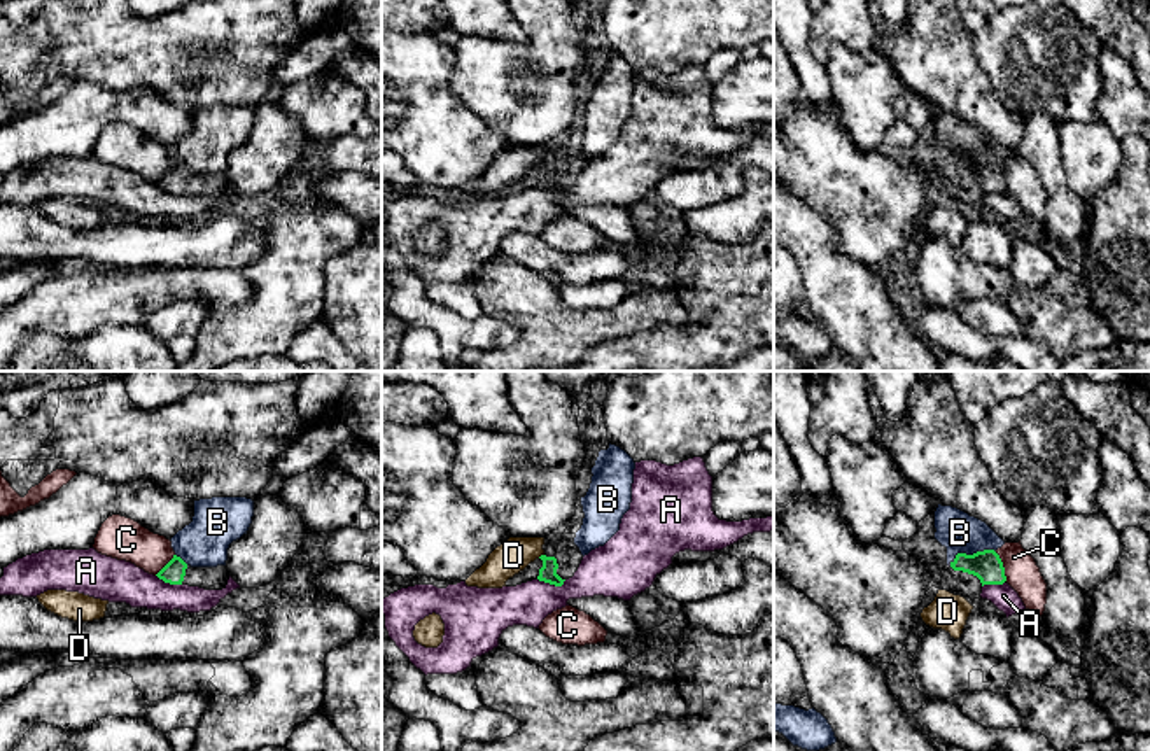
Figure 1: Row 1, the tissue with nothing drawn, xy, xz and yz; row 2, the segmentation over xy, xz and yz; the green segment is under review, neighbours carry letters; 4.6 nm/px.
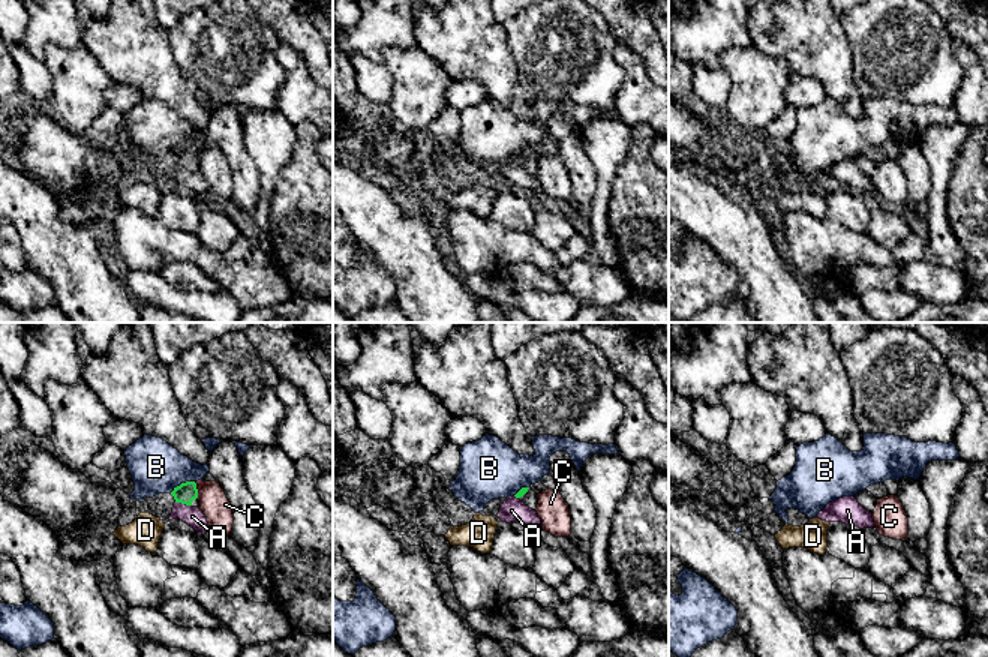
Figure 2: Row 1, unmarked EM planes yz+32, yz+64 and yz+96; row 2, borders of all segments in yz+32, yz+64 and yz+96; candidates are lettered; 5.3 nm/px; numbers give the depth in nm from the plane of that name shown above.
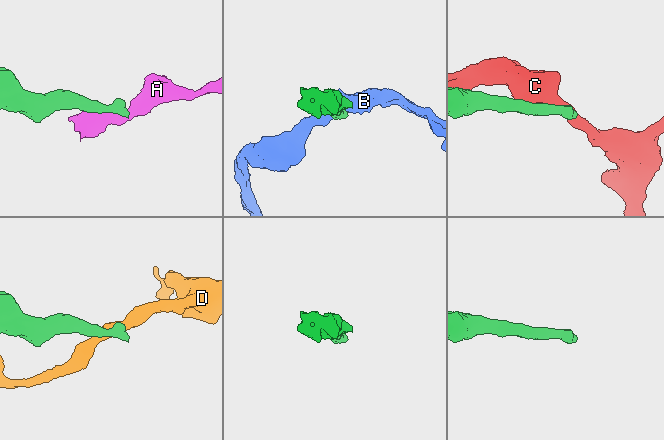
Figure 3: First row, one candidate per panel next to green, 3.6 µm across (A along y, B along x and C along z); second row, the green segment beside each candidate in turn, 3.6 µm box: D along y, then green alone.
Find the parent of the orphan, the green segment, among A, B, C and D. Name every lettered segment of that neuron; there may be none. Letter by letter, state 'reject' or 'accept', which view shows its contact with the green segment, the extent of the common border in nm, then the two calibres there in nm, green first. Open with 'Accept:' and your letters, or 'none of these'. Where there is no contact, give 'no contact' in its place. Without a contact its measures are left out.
Accept: none of these
A: reject | xz | 140 nm | 80/220 nm
B: reject | yz | 220 nm | 140/190 nm
C: reject | yz | 150 nm | 140/160 nm
D: reject | xz | 40 nm | 80/160 nm

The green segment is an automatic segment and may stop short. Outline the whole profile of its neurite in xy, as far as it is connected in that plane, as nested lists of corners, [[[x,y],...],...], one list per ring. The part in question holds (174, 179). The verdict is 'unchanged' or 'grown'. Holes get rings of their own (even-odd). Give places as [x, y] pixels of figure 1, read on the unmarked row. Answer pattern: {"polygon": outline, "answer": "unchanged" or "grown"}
{"polygon": [[[177,163],[156,184],[170,193],[189,193],[205,198],[222,198],[229,187],[226,173],[191,175]]], "answer": "grown"}

